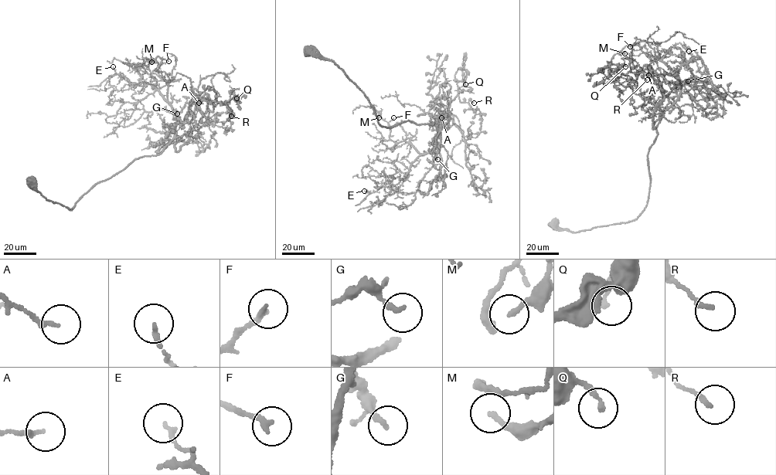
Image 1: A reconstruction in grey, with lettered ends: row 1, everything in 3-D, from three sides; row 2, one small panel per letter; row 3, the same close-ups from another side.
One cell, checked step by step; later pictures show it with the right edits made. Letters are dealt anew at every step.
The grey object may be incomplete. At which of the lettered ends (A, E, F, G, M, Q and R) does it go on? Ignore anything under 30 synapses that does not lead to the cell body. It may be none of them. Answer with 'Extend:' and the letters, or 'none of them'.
Extend: none of them

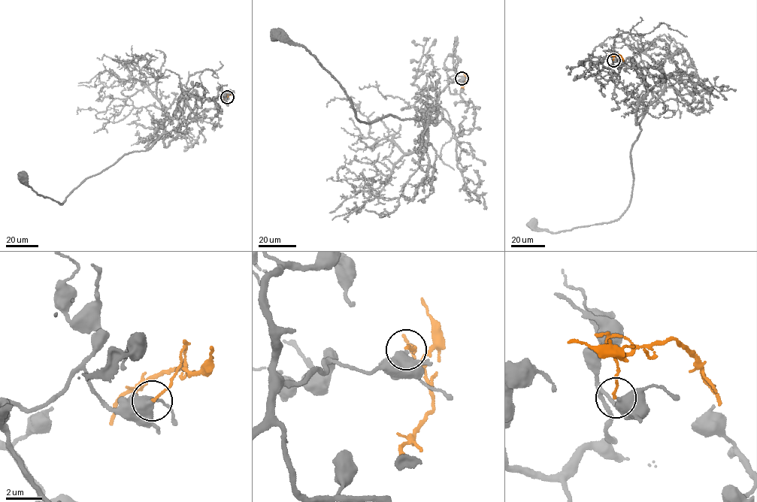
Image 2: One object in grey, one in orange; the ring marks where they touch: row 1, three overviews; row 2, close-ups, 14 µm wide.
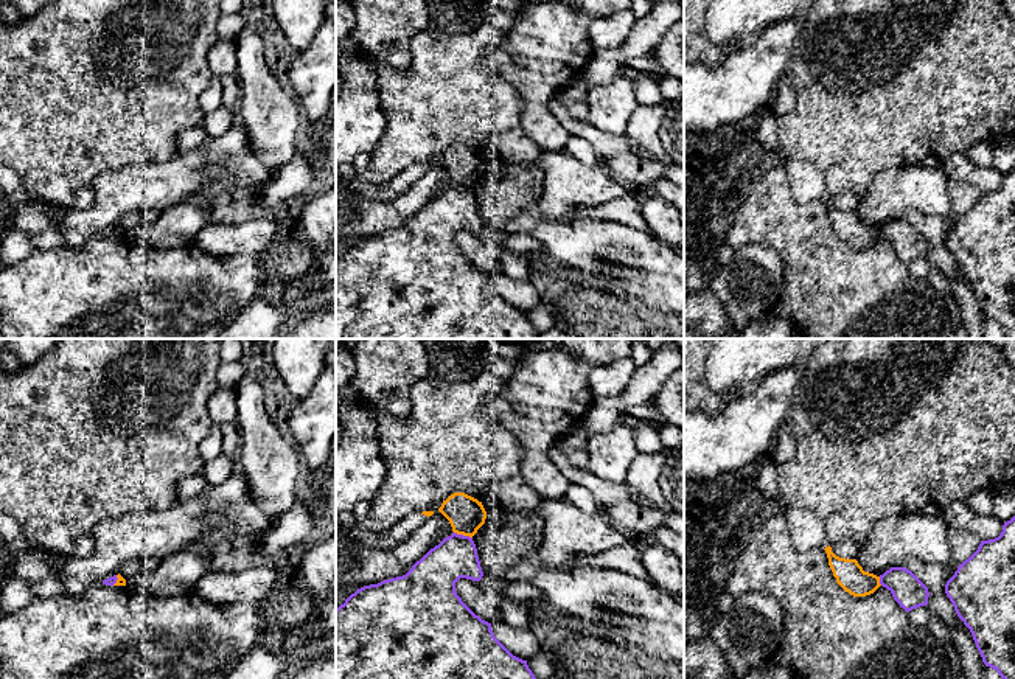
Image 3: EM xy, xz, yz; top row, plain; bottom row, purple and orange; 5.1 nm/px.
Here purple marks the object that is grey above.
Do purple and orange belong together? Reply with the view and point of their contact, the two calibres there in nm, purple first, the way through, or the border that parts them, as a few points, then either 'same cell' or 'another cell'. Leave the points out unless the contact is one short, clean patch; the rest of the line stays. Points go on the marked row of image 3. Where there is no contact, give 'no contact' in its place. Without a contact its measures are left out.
xz (463, 536) | 220/190 nm | along xz (454, 532), (471, 538) | another cell

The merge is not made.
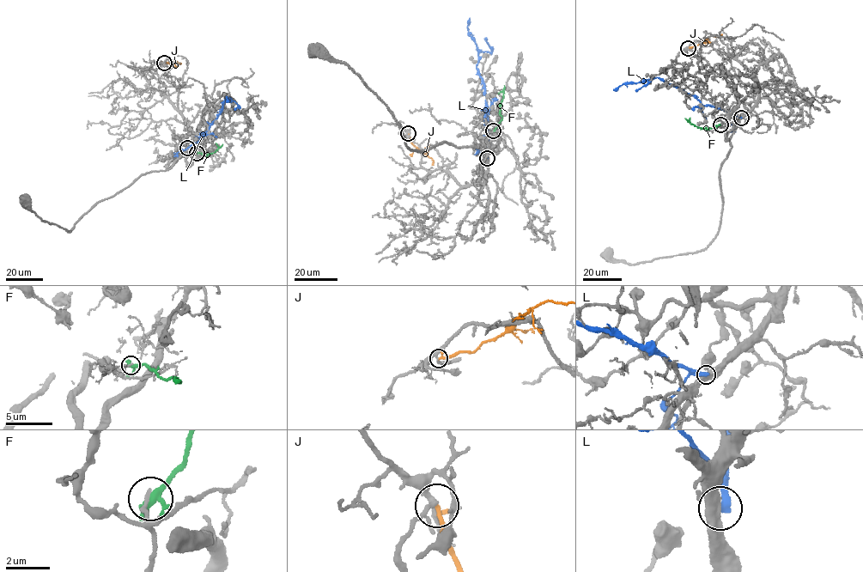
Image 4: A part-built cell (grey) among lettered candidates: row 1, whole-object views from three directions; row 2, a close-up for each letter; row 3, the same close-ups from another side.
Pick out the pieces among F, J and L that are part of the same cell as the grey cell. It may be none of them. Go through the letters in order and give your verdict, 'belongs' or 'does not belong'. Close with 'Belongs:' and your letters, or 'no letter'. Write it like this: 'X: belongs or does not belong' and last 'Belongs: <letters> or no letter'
F: does not belong
J: does not belong
L: does not belong
Belongs: no letter

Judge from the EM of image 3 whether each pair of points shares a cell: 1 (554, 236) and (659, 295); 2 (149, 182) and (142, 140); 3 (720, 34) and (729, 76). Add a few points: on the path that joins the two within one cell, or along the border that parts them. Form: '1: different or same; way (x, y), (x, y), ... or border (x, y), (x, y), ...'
1: same; way (583, 246), (645, 266)
2: different; border (179, 151), (167, 160), (146, 160), (111, 170)
3: different; border (770, 25), (739, 47)

